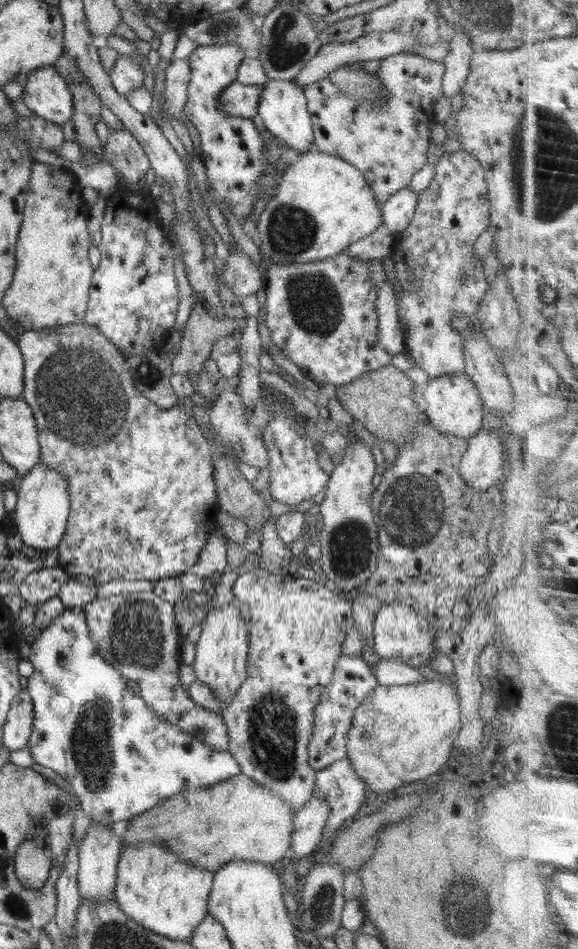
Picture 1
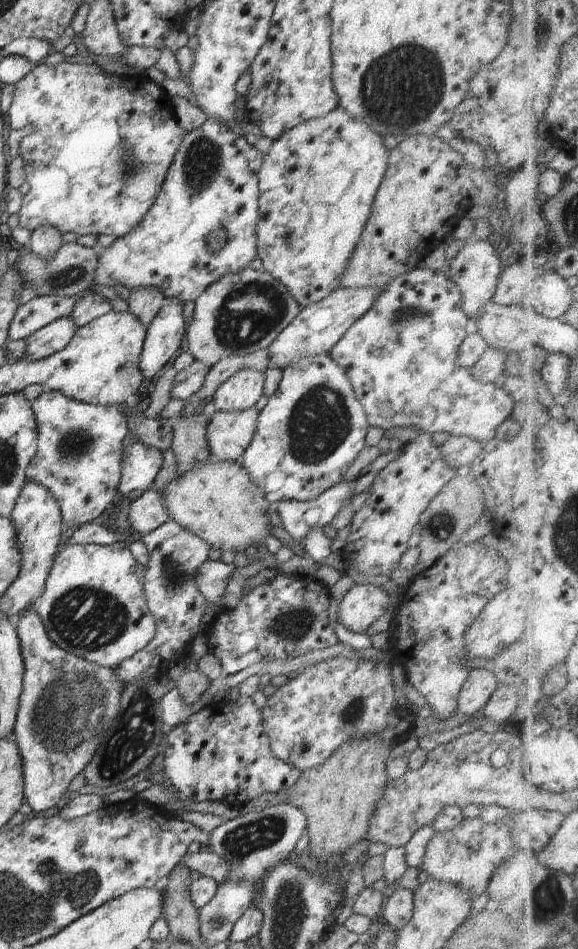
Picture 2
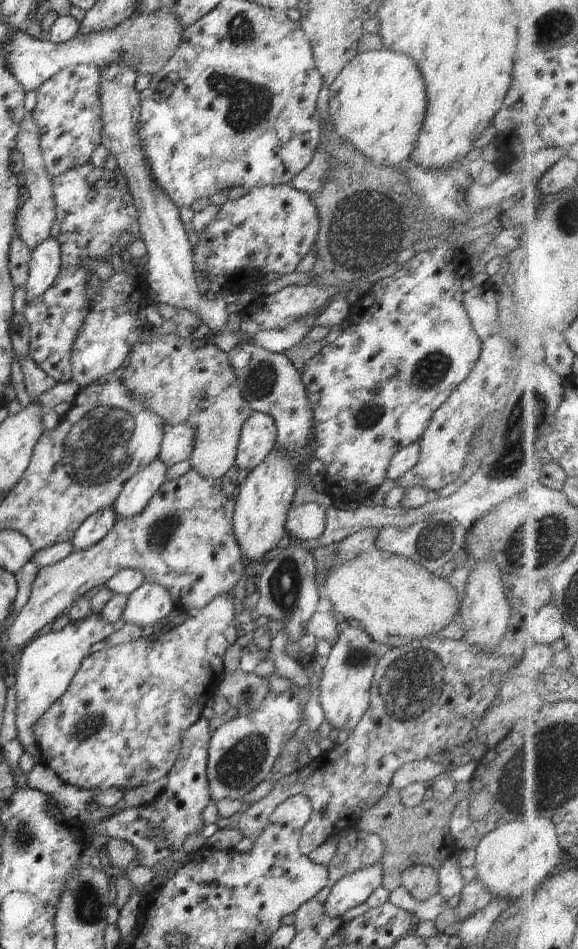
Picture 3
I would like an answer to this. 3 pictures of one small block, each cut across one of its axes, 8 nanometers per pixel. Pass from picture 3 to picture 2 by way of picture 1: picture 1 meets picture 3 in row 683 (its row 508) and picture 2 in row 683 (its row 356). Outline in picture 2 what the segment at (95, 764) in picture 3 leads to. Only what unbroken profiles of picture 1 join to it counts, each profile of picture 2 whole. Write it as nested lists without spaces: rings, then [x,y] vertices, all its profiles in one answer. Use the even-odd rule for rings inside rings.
[[[34,607],[15,620],[15,627],[25,671],[13,735],[23,764],[25,802],[36,812],[46,812],[60,802],[74,777],[82,773],[92,760],[96,746],[100,744],[100,734],[106,730],[106,726],[110,726],[110,722],[114,722],[120,710],[119,702],[126,684],[118,678],[113,667],[103,667],[85,661],[57,647],[47,635]]]

